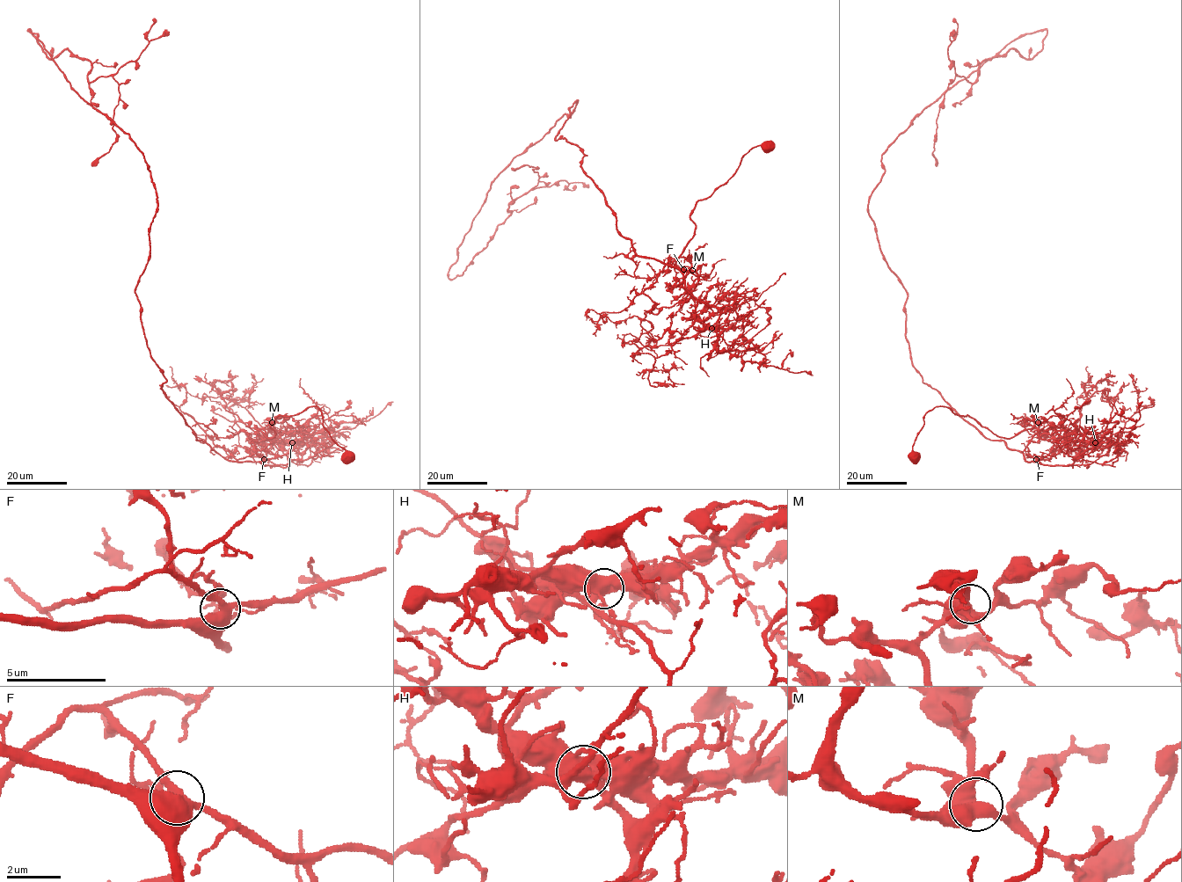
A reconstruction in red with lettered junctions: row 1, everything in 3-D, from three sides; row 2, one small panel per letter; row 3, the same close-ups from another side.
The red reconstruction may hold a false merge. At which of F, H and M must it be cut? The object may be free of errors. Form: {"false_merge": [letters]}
{"false_merge": ["H"]}

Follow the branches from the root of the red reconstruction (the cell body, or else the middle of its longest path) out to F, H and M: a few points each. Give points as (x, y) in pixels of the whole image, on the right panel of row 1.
F: (915, 457), (923, 416), (947, 406), (1005, 438), (1036, 428), (1040, 438), (1068, 439), (1056, 454), (1036, 459)
H: (915, 457), (913, 444), (923, 416), (936, 406), (968, 415), (1005, 438), (1036, 428), (1044, 439), (1095, 442)
M: (915, 457), (913, 444), (923, 426), (923, 416), (936, 406), (968, 415), (1005, 438), (1037, 428), (1038, 422)

